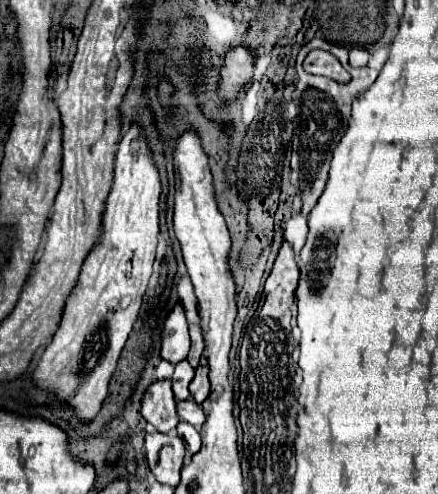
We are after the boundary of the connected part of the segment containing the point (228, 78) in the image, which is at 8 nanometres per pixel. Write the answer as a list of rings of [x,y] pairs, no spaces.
[[[238,46],[226,54],[226,62],[222,66],[222,80],[220,80],[220,96],[222,100],[232,100],[238,92],[252,80],[252,56]]]

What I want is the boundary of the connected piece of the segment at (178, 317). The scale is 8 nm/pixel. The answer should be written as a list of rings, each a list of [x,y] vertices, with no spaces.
[[[176,304],[168,316],[164,318],[162,324],[162,346],[160,346],[160,356],[172,364],[180,362],[186,358],[190,348],[190,338],[188,338],[188,324],[186,324],[186,314],[182,304]]]

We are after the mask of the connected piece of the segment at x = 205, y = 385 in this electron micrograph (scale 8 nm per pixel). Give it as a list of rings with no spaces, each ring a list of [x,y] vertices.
[[[202,356],[200,358],[200,366],[196,368],[196,376],[190,382],[190,394],[194,398],[196,404],[202,404],[206,400],[206,396],[210,394],[210,380],[208,380],[208,362]]]

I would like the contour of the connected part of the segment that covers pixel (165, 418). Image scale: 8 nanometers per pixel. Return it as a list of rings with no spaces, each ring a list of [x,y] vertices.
[[[156,380],[146,388],[140,414],[158,432],[174,430],[180,418],[176,414],[176,400],[170,388],[170,380]]]

